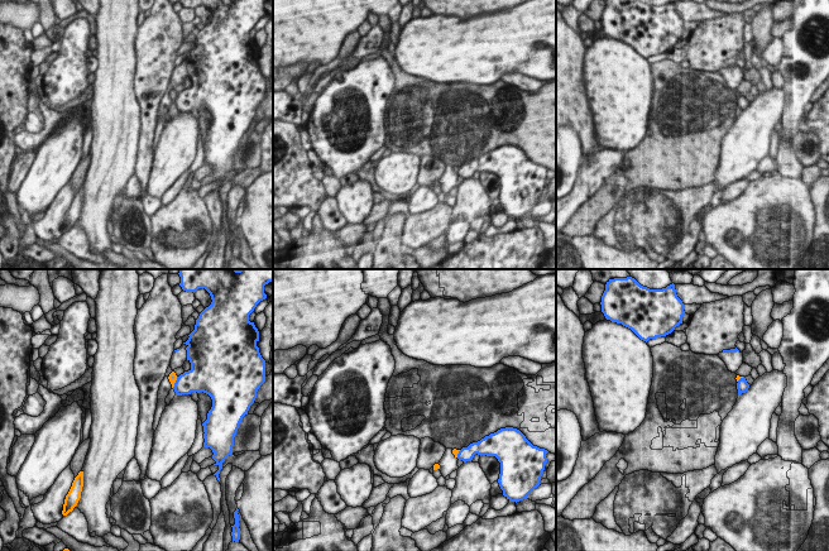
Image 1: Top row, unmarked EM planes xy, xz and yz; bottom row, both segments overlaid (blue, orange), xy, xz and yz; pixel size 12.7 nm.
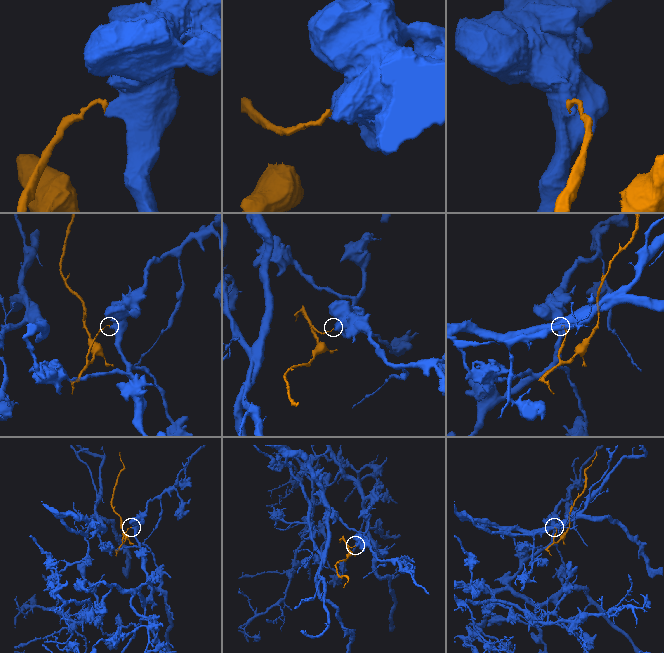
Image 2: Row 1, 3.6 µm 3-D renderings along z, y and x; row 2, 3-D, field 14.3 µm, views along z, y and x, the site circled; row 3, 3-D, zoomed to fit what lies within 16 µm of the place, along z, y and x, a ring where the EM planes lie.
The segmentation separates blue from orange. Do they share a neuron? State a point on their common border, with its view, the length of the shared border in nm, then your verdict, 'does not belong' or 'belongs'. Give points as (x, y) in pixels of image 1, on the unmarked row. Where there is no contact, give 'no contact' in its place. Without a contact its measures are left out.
xy (176, 99) | 160 nm | does not belong

